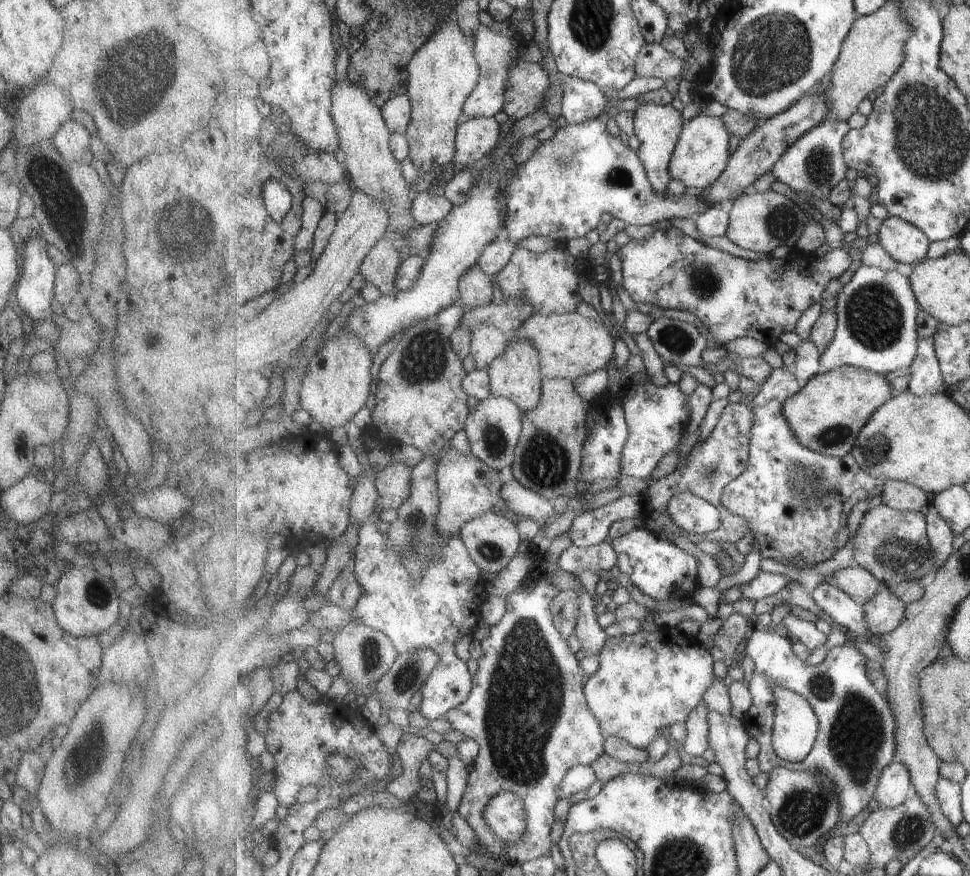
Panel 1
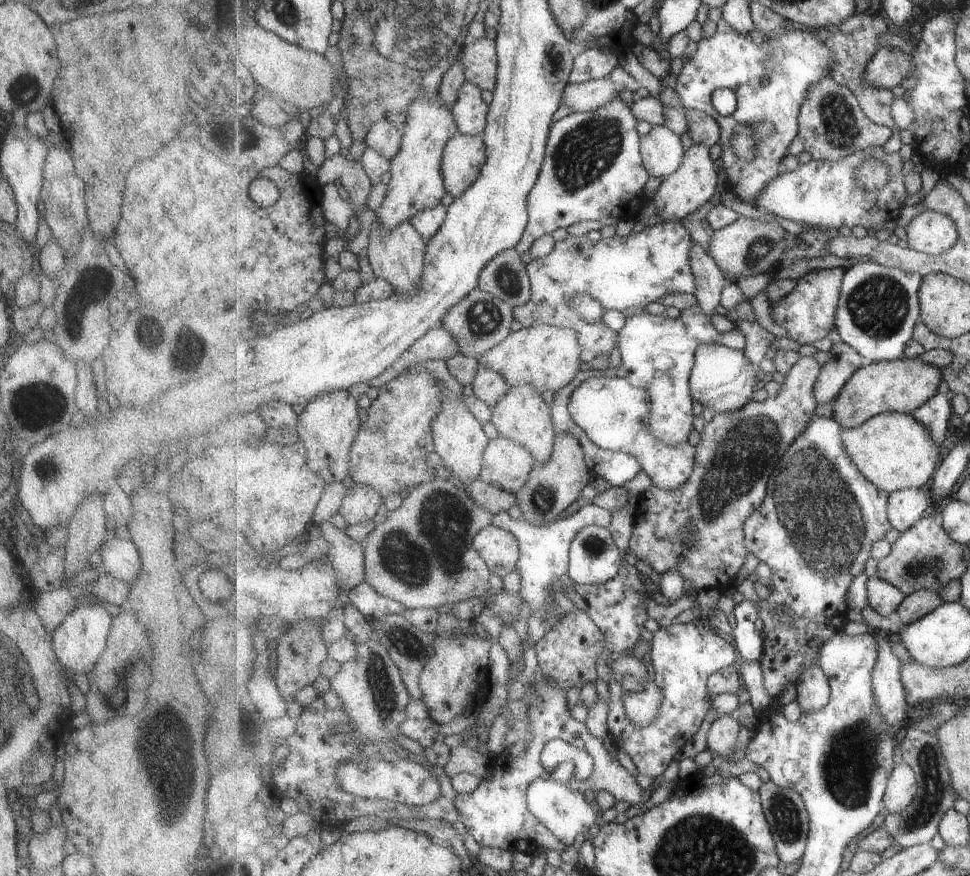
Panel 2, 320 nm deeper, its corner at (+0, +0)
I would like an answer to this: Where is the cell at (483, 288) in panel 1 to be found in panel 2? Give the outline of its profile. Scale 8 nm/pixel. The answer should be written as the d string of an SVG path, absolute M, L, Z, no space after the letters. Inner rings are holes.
M477 288L466 296L459 304L452 306L445 314L441 326L458 340L460 344L459 354L479 358L498 344L501 344L512 332L514 307L508 302L495 298L492 294Z

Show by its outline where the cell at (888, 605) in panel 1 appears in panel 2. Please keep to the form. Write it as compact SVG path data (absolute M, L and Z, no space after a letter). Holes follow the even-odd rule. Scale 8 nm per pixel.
M923 589L908 595L898 610L902 626L915 622L939 608L945 603L939 591Z

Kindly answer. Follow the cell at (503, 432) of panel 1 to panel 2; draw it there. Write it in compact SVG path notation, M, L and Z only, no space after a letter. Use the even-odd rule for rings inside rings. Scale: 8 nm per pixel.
M498 436L490 440L490 446L485 451L480 478L517 494L527 484L536 462L528 448Z

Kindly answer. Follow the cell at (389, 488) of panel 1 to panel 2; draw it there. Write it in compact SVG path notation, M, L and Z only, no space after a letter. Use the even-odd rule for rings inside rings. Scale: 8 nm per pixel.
M356 485L353 492L344 498L341 514L351 525L363 524L378 516L377 512L381 504L383 504L383 497L375 488Z

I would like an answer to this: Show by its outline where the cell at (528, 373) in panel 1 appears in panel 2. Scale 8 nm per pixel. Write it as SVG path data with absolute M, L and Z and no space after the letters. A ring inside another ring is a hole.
M527 383L513 386L493 410L492 422L499 436L528 448L539 463L547 463L552 458L557 436L552 408L534 386Z

